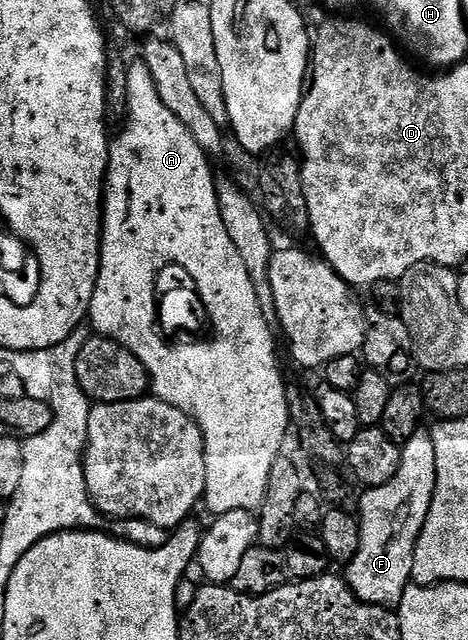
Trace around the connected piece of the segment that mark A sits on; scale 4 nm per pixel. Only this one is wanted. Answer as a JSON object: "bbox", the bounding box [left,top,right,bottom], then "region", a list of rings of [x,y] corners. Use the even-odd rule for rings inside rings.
{"bbox":[88,60,291,516],"region":[[[143,60],[129,62],[127,72],[127,104],[129,117],[125,125],[120,127],[118,138],[109,143],[109,168],[103,191],[103,221],[101,223],[101,263],[99,276],[95,284],[95,296],[91,296],[88,321],[98,335],[112,338],[123,348],[127,348],[145,366],[149,374],[152,397],[160,402],[171,404],[188,416],[201,430],[205,441],[205,463],[207,464],[207,480],[205,481],[205,497],[203,506],[216,516],[235,512],[236,510],[260,511],[267,480],[271,476],[271,468],[282,453],[281,445],[291,431],[289,421],[289,401],[285,395],[287,383],[281,375],[281,366],[277,363],[277,346],[273,343],[273,330],[270,319],[263,316],[263,308],[259,308],[259,296],[255,296],[255,284],[251,284],[251,276],[247,272],[247,264],[243,264],[243,256],[239,256],[239,248],[227,236],[227,224],[223,224],[223,216],[217,199],[217,178],[209,167],[210,155],[205,153],[199,144],[195,144],[195,136],[187,132],[187,128],[163,104],[159,96],[159,88],[155,88],[155,80],[151,80],[151,72]]]}

